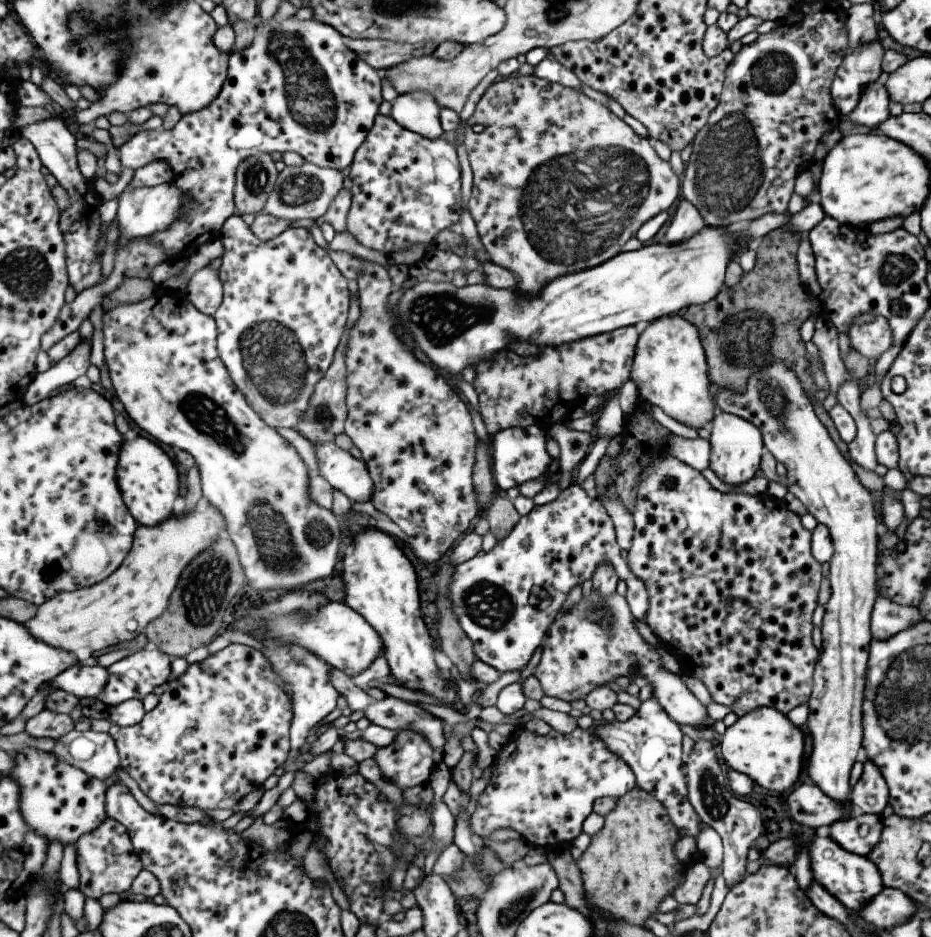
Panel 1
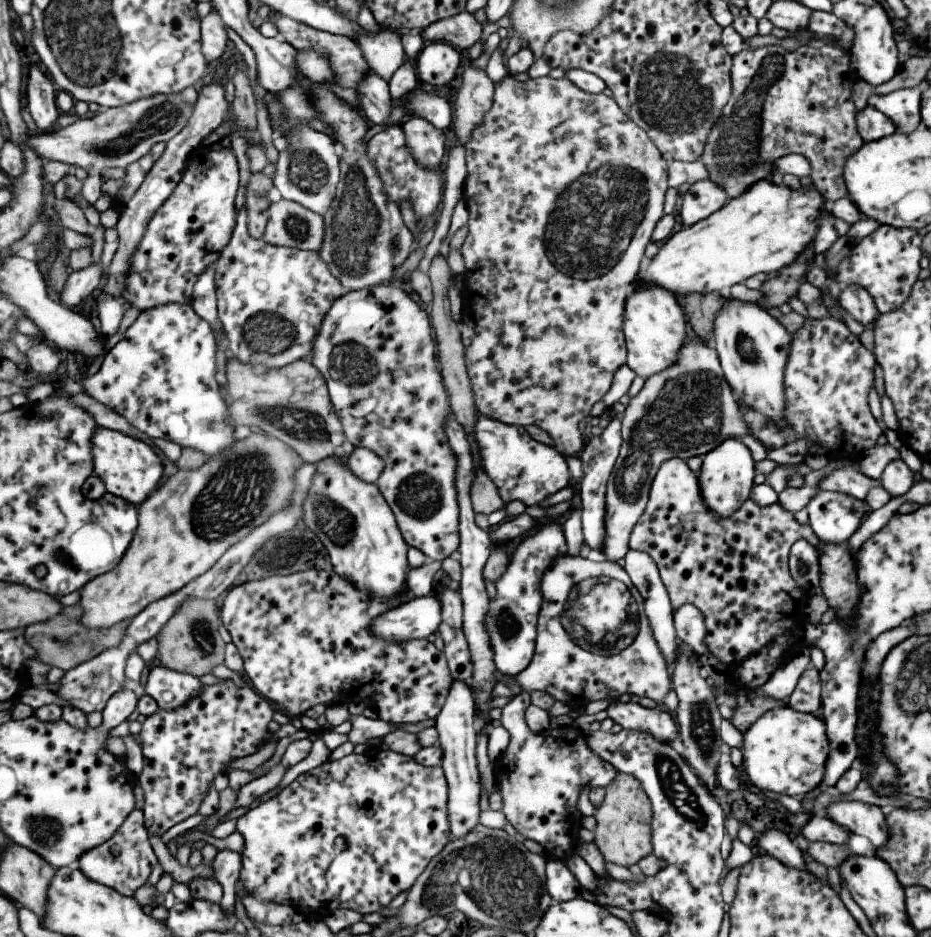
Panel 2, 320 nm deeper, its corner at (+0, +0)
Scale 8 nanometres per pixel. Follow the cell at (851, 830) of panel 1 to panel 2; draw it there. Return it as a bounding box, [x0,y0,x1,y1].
[799,815,850,845]

